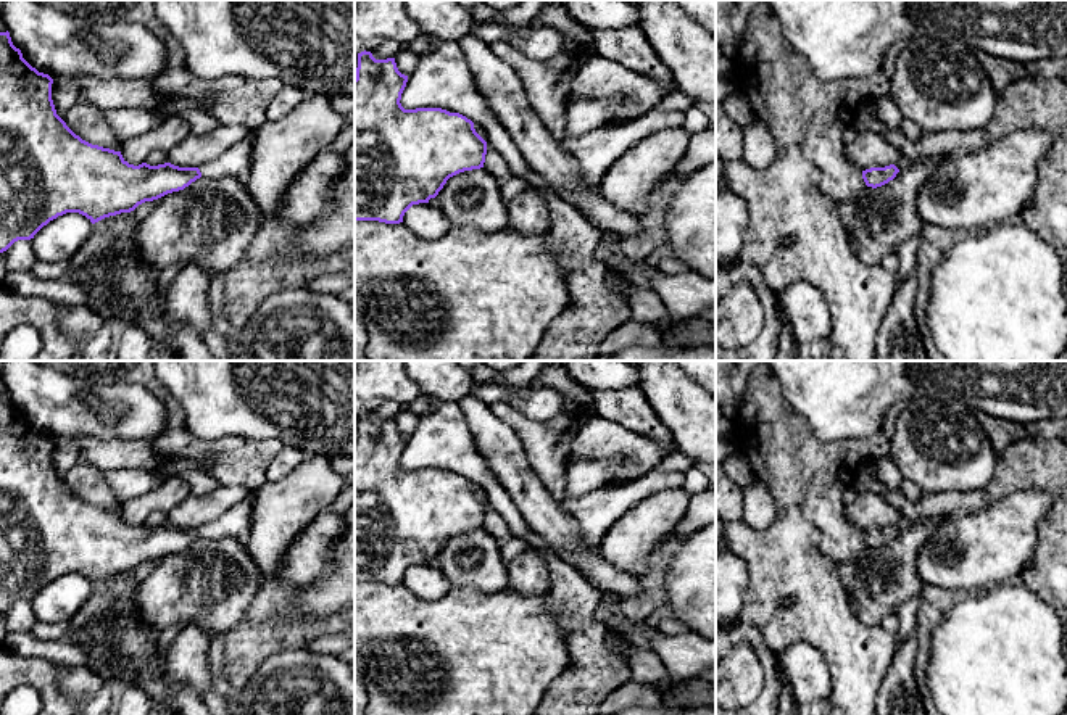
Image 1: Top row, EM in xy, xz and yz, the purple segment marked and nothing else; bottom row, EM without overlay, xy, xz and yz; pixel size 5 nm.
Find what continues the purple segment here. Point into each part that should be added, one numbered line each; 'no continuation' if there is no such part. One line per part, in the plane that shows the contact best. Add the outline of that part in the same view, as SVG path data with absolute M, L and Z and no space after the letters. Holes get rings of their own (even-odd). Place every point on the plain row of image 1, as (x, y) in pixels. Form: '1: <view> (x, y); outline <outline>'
1: xy (236, 522); outline M250 494L243 502L234 506L222 515L216 517L211 522L206 522L198 527L203 539L219 539L219 538L239 538L247 539L251 527L253 514L253 496Z

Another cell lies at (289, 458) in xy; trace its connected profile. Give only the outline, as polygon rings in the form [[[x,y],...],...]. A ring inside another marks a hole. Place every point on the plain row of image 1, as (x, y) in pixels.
[[[284,446],[266,470],[268,481],[277,481],[305,461],[306,454],[292,446]]]

